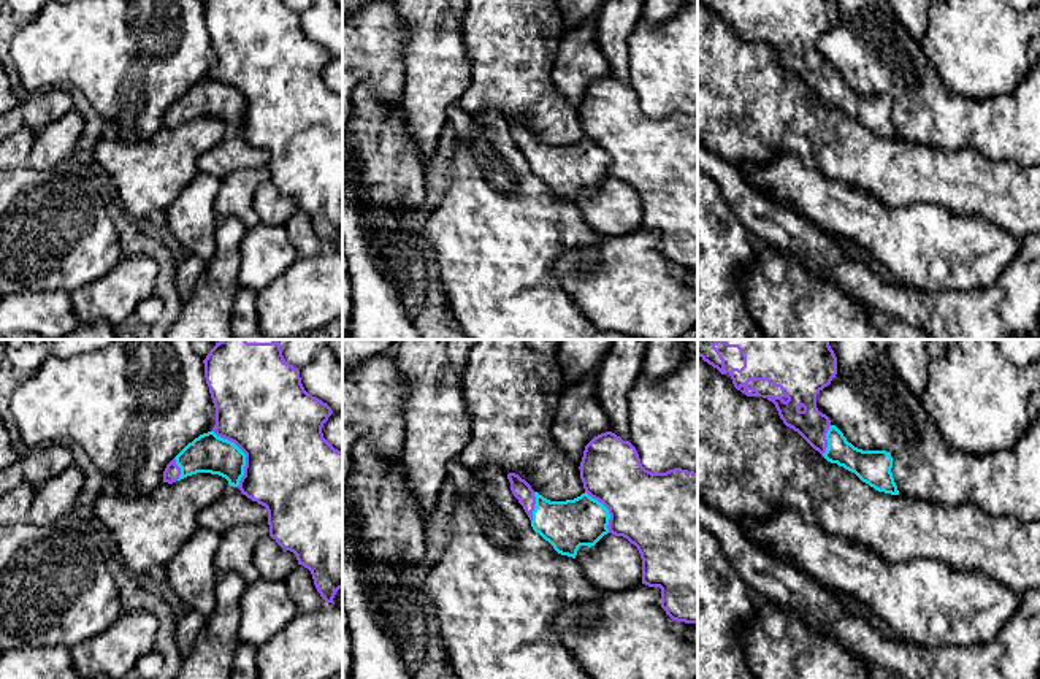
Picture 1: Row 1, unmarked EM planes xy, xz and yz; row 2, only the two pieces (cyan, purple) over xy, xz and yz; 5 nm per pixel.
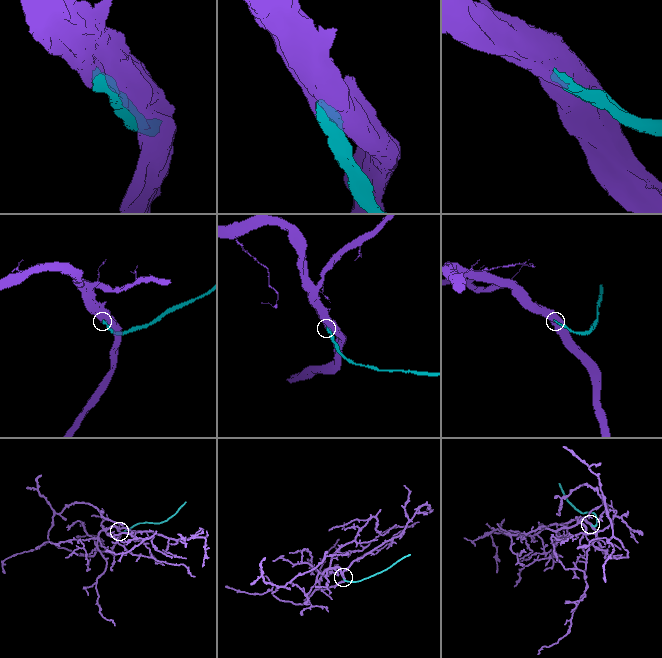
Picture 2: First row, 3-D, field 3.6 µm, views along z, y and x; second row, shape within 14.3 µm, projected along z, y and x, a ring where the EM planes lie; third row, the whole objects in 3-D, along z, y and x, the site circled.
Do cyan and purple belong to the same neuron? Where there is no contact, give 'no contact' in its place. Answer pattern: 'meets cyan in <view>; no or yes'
meets cyan in xy; yes

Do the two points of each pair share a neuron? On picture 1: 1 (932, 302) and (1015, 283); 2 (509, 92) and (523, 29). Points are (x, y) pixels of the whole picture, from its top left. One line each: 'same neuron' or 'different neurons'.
1: same neuron
2: same neuron

